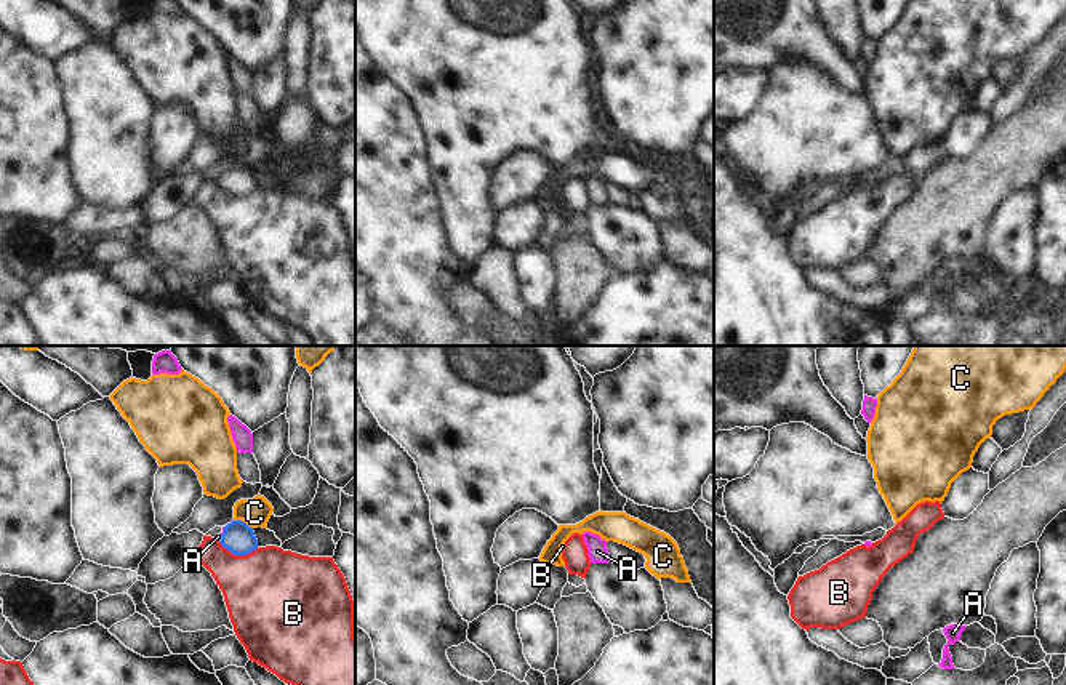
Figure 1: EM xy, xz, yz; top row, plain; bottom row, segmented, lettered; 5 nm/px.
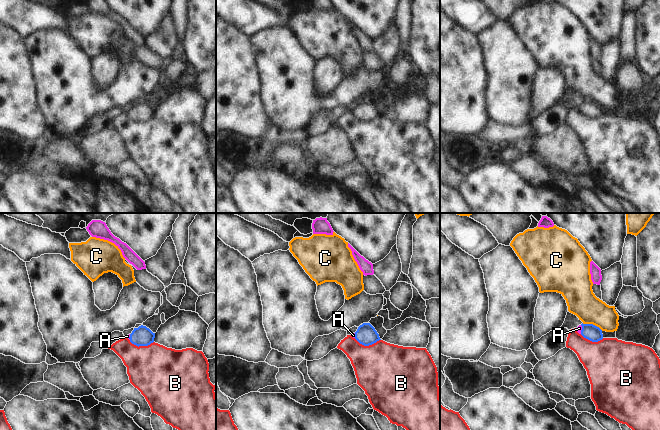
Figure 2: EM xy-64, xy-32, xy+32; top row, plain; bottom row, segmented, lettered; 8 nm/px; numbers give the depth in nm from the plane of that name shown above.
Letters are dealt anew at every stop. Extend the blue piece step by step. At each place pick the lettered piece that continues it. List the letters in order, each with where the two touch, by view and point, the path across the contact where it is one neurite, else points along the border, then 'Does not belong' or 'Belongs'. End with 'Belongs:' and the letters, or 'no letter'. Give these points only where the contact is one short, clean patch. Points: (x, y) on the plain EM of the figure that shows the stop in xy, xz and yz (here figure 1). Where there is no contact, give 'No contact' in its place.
A: Touches blue at xy (223, 175). Path across: xy (239, 180), (232, 175), (223, 175), (218, 178). Belongs
B: Touches blue at xy (239, 196). Does not belong
C: Touches blue at xy (244, 164). Boundary: xy (234, 160), (244, 162), (252, 170). Does not belong
Belongs: A

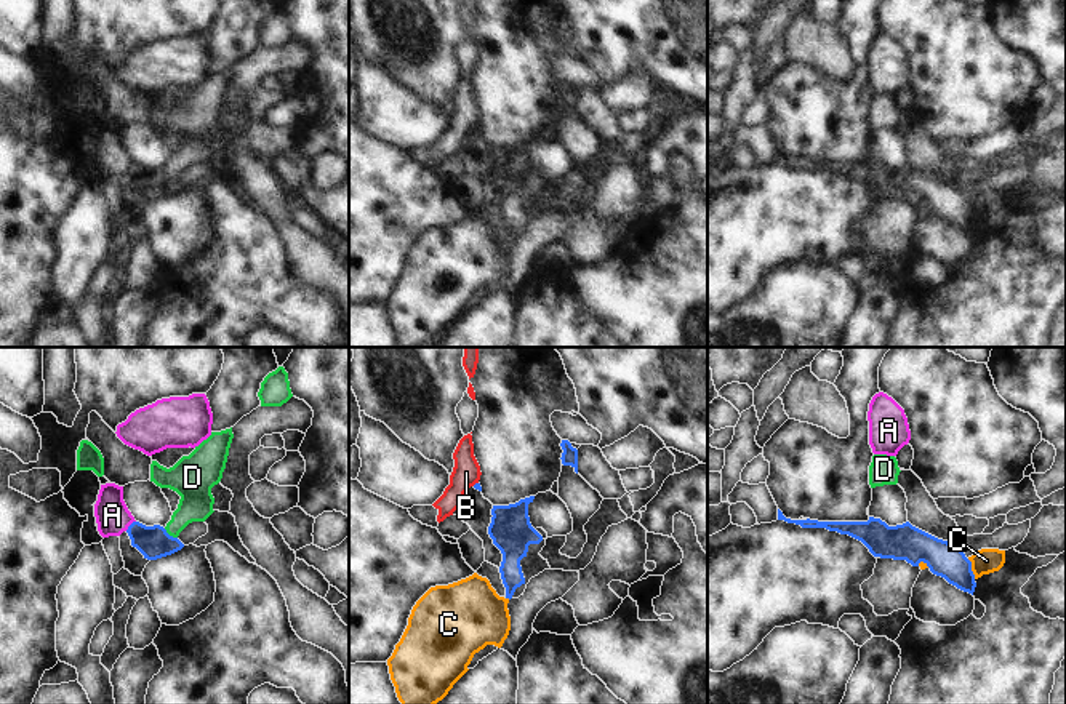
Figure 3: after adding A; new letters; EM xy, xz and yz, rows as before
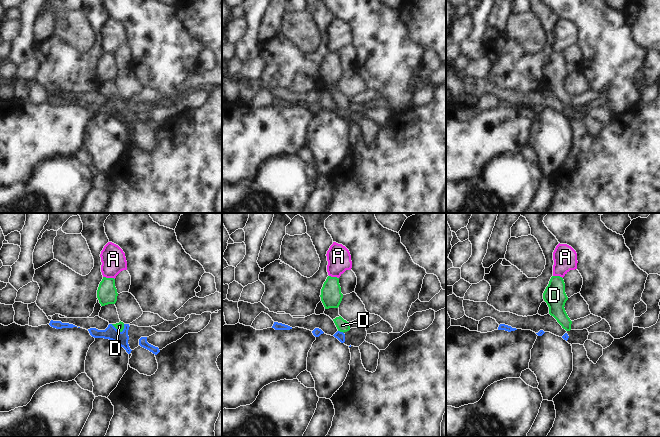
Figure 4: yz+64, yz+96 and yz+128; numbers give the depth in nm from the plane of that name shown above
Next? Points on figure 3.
A: Touches blue at xy (130, 167). Boundary: xy (135, 162), (125, 172). Does not belong
B: Touches blue at xz (476, 125). Boundary: xz (477, 124), (472, 127). Does not belong
C: Touches blue at yz (970, 210). Boundary: yz (967, 200), (975, 220). Does not belong
D: Touches blue at xy (168, 176). Belongs
Belongs: D

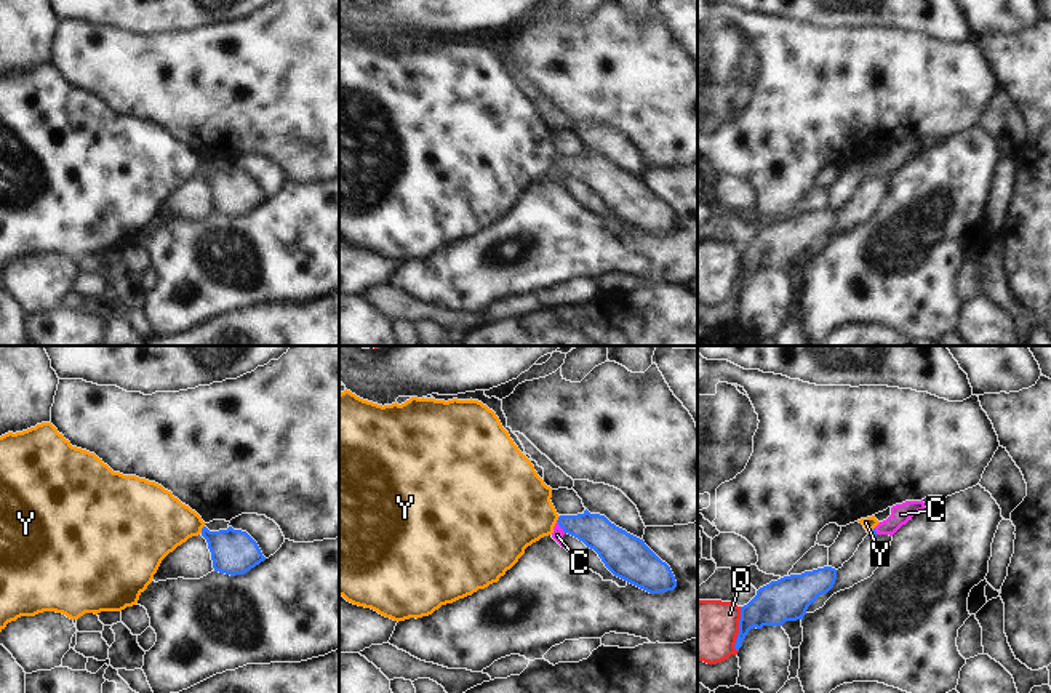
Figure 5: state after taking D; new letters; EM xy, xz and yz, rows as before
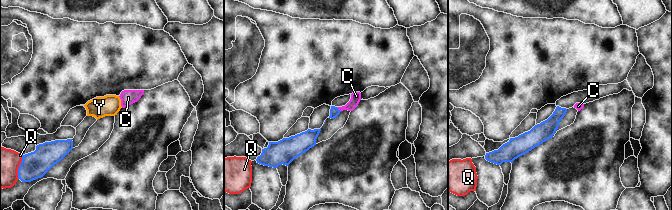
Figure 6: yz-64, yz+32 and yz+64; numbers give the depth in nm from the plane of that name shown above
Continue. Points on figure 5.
C: Touches blue at xz (560, 168). Path across: xz (594, 172), (587, 168), (560, 168), (557, 176). Belongs
Q: Touches blue at yz (739, 271). Does not belong
Y: Touches blue at xy (202, 170). Boundary: xy (203, 167), (200, 173). Does not belong
Belongs: C

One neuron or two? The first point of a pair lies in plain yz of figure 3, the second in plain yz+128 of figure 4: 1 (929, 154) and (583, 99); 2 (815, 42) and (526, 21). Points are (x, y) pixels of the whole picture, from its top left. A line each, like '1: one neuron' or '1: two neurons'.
1: two neurons
2: one neuron

